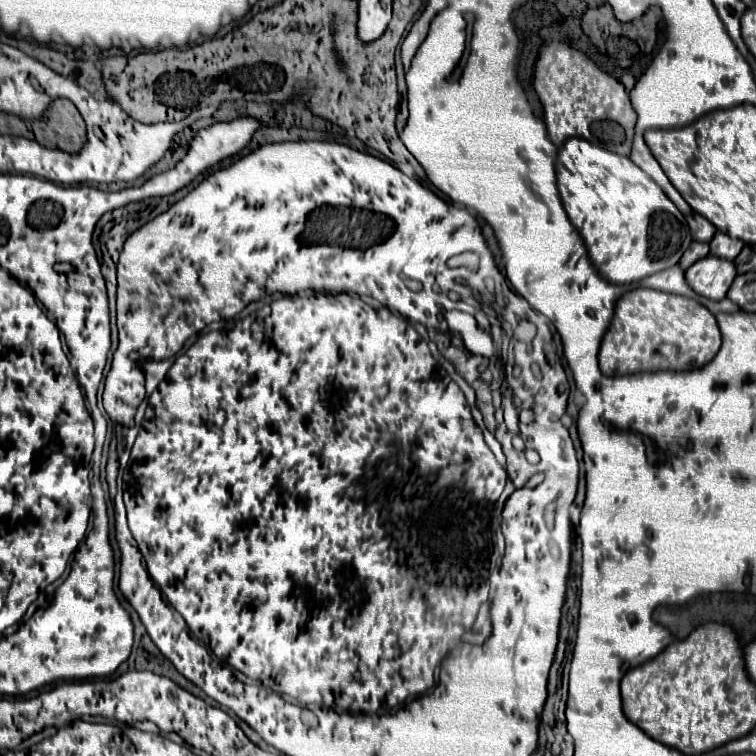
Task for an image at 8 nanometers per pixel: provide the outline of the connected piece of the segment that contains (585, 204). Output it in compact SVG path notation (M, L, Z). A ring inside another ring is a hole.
M568 138L566 144L558 150L556 160L556 178L558 192L564 204L564 210L572 226L580 232L592 263L606 278L614 284L628 284L642 280L650 274L676 266L684 250L690 246L690 230L680 210L670 202L670 198L660 190L660 186L650 180L630 158L608 152L592 142L580 138Z

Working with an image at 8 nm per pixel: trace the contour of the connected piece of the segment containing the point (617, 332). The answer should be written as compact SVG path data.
M636 288L626 292L616 302L616 312L612 324L608 326L600 352L598 362L600 370L606 376L626 376L636 372L656 372L656 370L696 370L708 364L720 350L720 330L714 316L696 300L676 294L666 294L660 290L650 288Z

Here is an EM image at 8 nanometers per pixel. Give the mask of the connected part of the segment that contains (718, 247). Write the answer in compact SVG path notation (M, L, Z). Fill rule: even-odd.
M716 232L716 236L710 240L710 254L716 254L716 256L728 258L728 260L734 260L740 254L742 246L744 246L744 242L734 240L734 238L728 238L728 234Z

